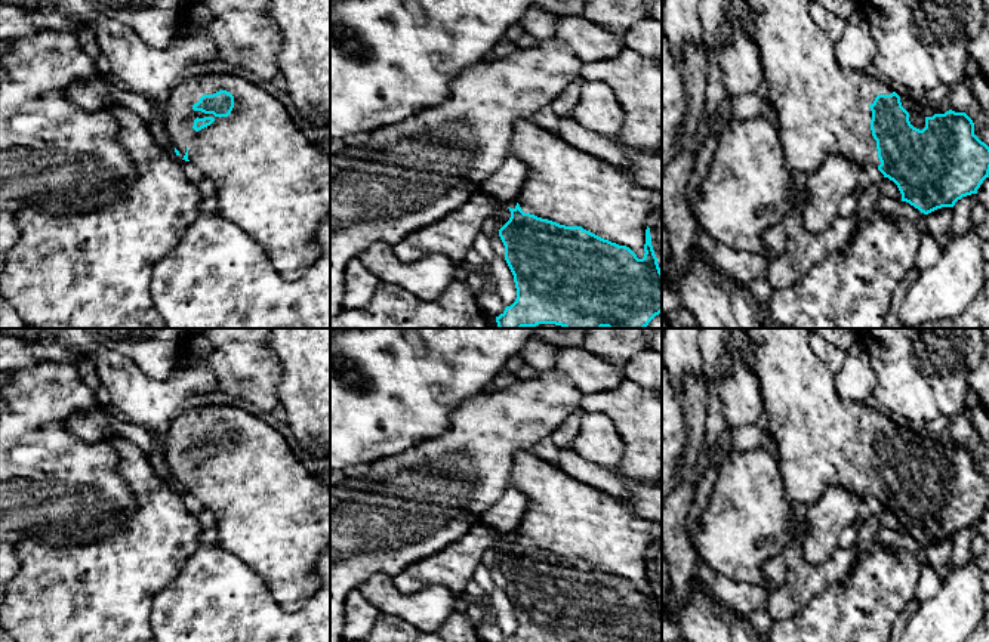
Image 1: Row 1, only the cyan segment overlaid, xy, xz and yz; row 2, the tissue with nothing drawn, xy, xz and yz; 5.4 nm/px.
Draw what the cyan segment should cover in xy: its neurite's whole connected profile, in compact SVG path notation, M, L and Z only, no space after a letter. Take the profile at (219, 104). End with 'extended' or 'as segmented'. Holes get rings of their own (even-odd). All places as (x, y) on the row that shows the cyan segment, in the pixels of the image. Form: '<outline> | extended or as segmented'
M203 74L184 80L169 96L164 126L179 160L191 161L204 178L216 183L218 213L252 235L265 249L272 265L286 280L299 278L318 257L315 232L318 223L330 214L330 154L323 152L308 141L302 129L295 124L284 104L272 95L269 87L256 86L240 74Z | extended

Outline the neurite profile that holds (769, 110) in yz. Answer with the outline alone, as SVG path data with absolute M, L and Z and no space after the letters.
M764 89L761 93L764 96L761 115L764 115L773 126L777 127L777 111L776 111L776 107L774 107L771 98L770 98L770 93L767 89Z

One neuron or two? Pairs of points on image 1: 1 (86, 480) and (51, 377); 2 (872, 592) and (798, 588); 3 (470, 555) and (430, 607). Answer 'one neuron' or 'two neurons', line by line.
1: one neuron
2: two neurons
3: two neurons

